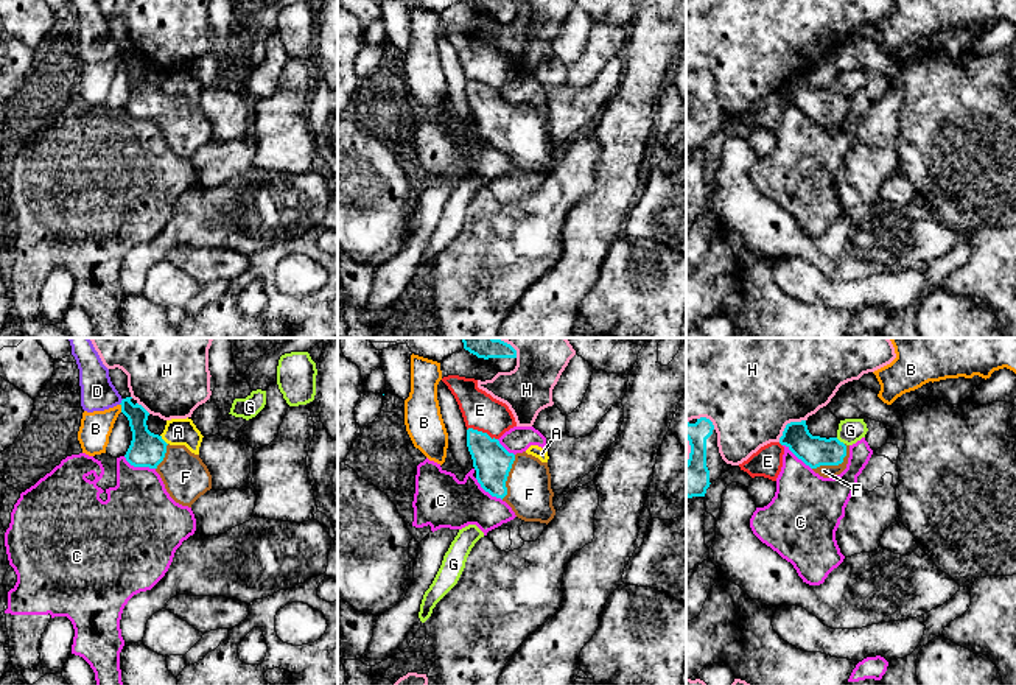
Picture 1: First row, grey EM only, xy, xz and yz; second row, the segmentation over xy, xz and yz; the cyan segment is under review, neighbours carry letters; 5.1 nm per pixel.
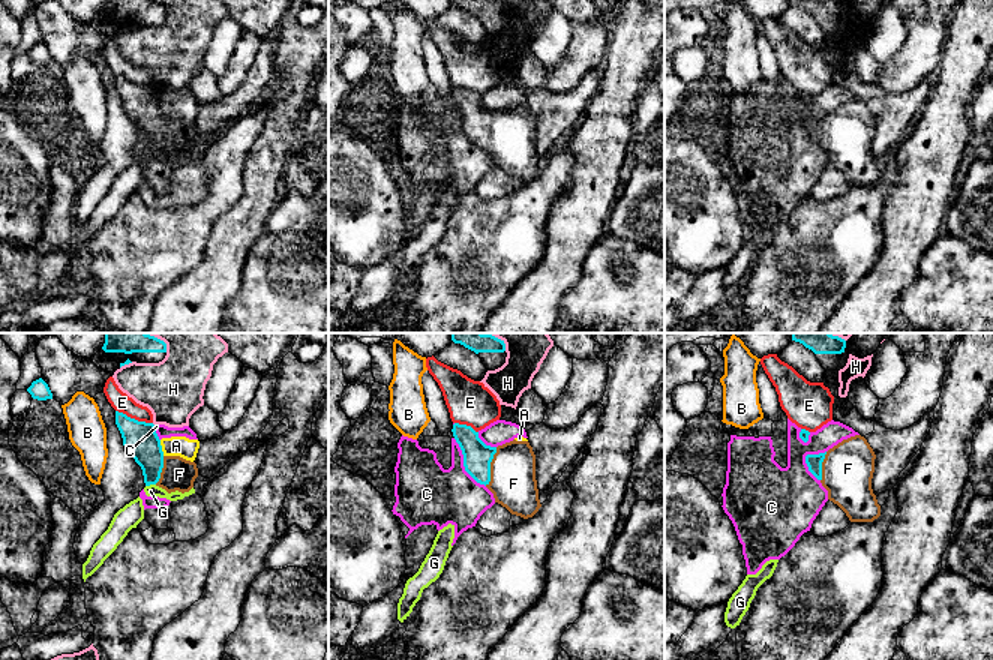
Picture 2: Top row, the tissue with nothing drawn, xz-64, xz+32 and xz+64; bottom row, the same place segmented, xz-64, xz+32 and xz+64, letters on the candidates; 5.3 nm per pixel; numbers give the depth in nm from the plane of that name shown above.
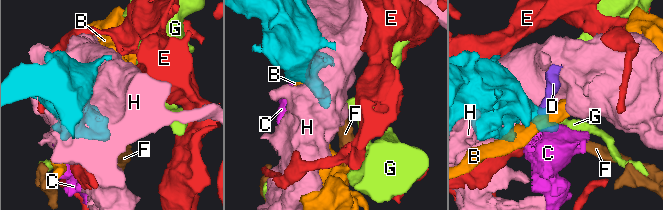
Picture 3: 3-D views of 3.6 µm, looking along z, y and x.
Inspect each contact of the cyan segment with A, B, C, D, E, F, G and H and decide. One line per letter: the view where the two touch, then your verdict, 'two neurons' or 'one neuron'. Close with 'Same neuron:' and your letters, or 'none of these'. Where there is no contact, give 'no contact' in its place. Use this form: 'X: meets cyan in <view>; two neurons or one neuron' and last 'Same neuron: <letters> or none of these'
A: meets cyan in xy; two neurons
B: meets cyan in xy; two neurons
C: meets cyan in xy; two neurons
D: meets cyan in xy; two neurons
E: meets cyan in xz; two neurons
F: meets cyan in yz; one neuron
G: meets cyan in yz; two neurons
H: meets cyan in yz; two neurons
Same neuron: F

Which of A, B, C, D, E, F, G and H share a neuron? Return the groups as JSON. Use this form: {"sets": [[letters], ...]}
{"sets": [["A", "C"], ["B"], ["D"], ["E"], ["F"], ["G"], ["H"]]}

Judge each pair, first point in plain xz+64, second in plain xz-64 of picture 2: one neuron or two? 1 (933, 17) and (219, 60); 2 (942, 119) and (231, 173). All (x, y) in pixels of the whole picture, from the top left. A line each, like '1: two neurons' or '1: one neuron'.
1: two neurons
2: two neurons

